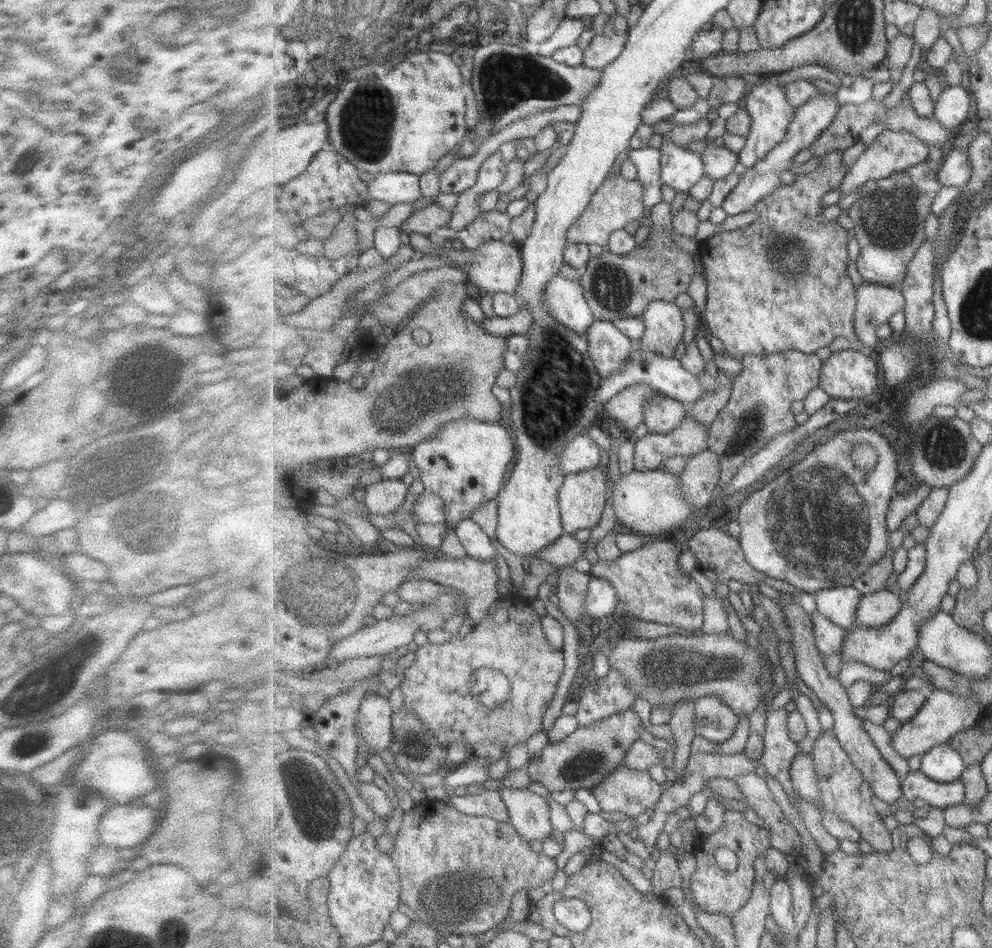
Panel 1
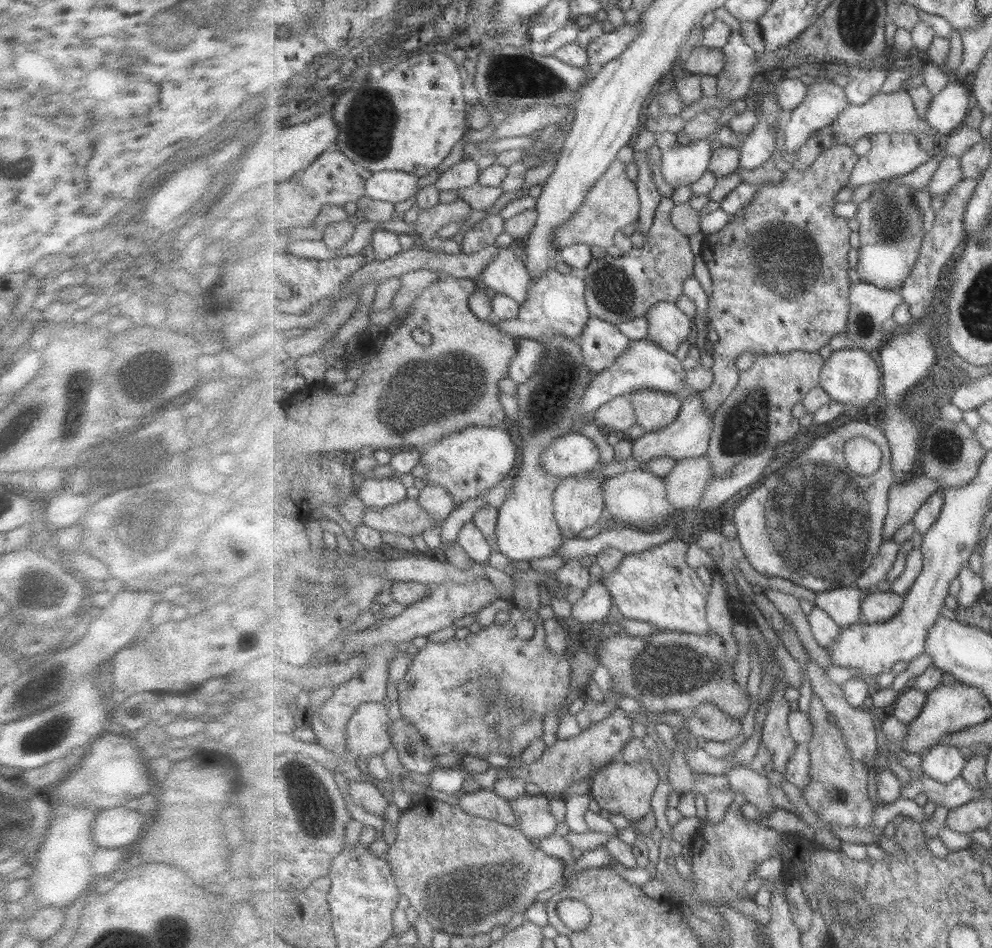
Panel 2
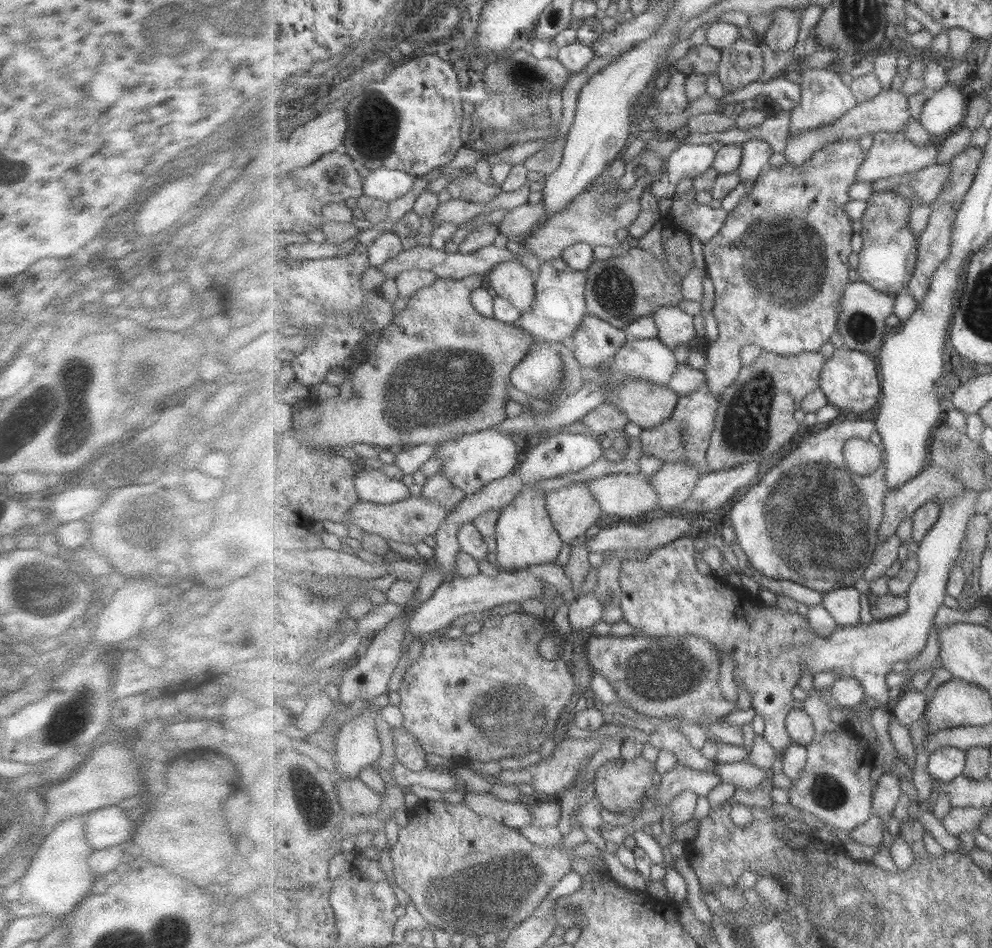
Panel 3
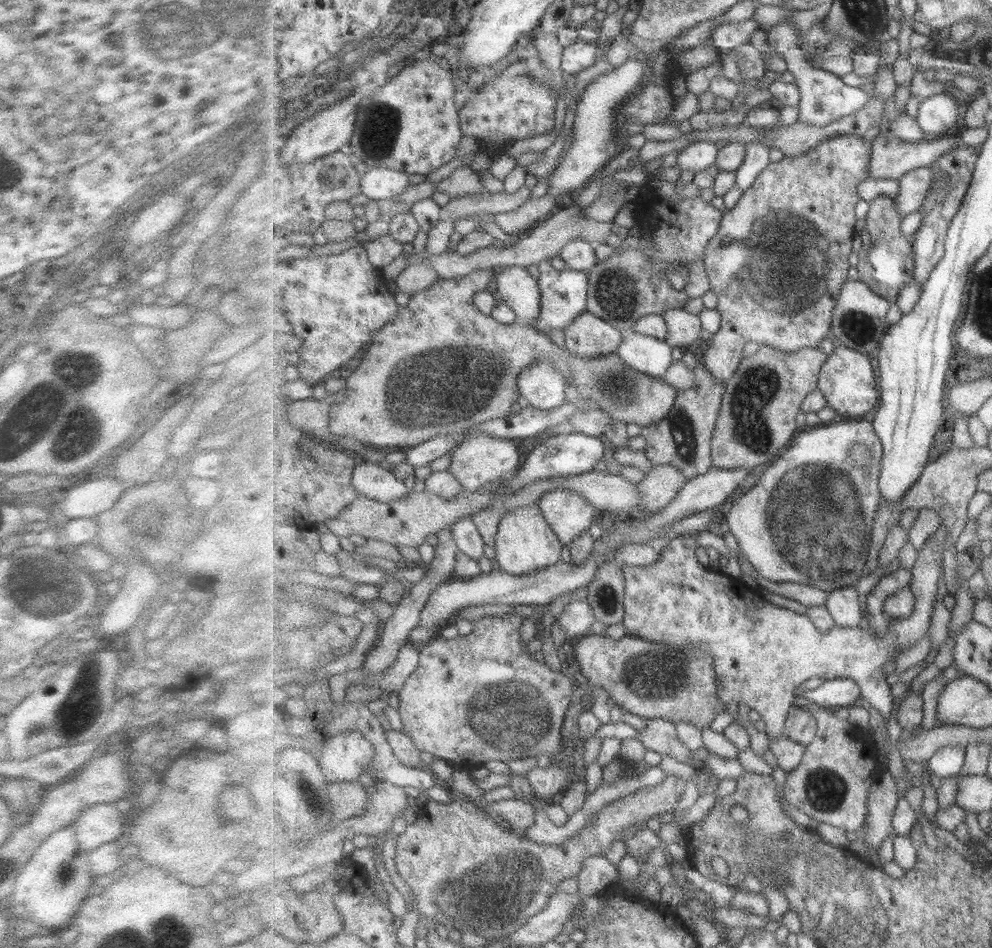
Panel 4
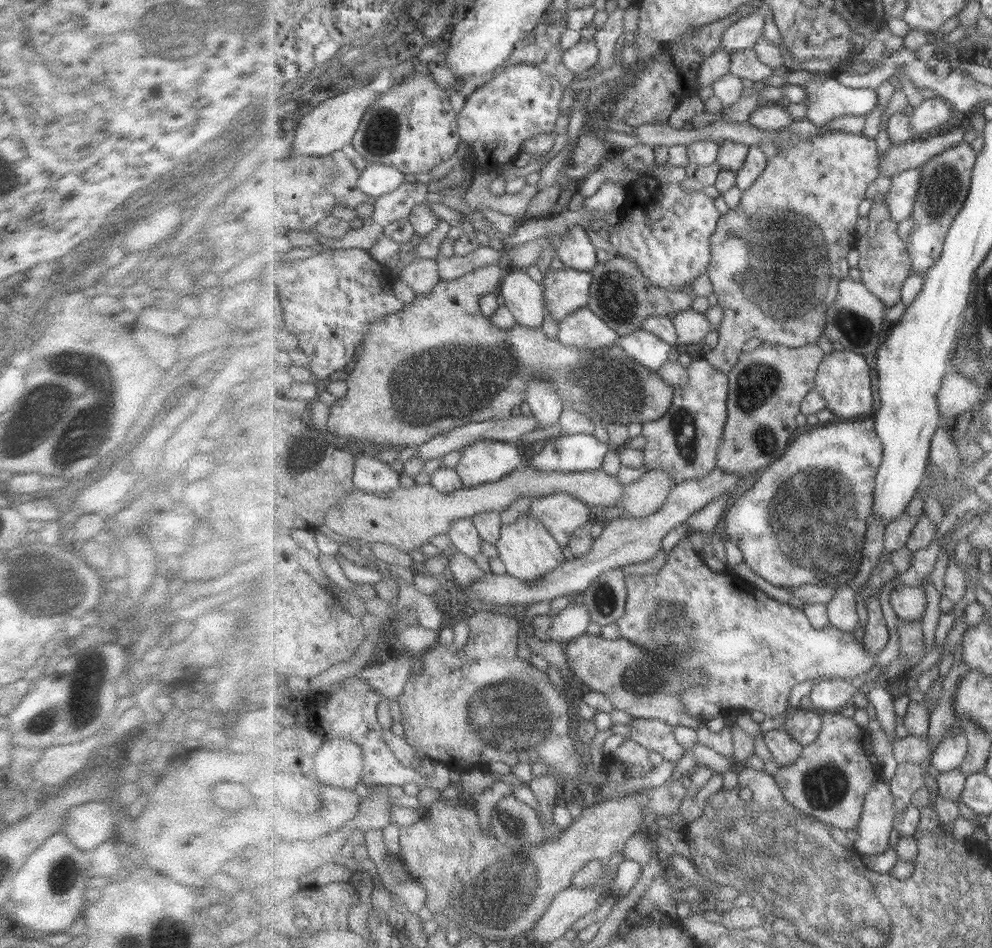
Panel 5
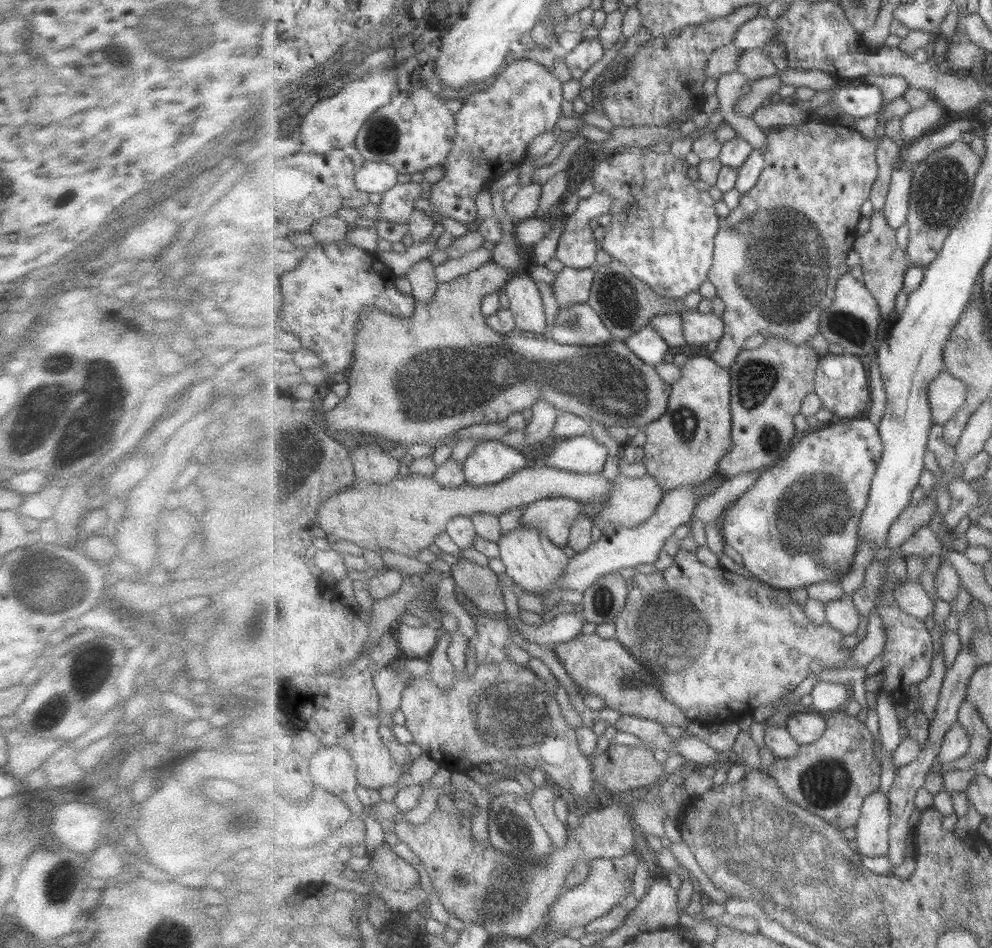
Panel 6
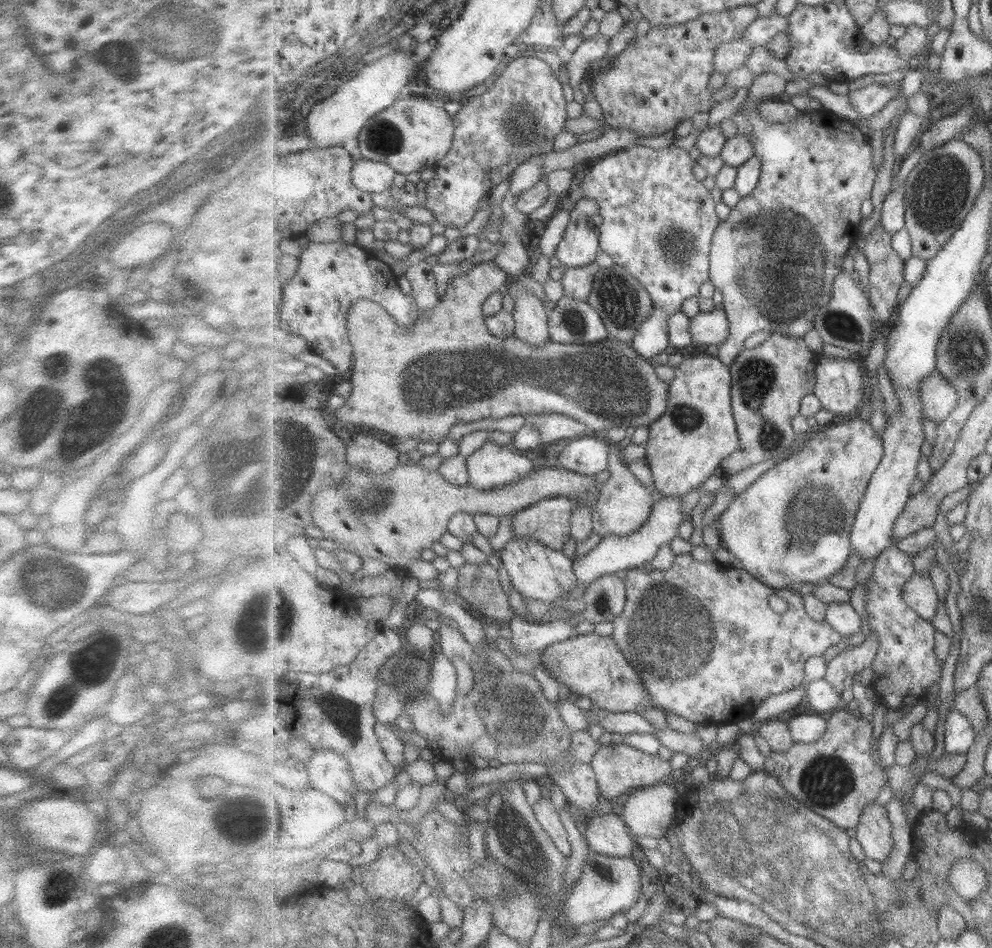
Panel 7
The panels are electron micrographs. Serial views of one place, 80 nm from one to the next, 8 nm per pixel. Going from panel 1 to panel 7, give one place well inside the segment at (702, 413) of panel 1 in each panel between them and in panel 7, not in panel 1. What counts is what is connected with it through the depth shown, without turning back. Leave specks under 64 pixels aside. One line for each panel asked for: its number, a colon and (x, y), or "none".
2: (781, 280)
3: (780, 264)
4: (777, 265)
5: (779, 256)
6: (779, 255)
7: (775, 259)

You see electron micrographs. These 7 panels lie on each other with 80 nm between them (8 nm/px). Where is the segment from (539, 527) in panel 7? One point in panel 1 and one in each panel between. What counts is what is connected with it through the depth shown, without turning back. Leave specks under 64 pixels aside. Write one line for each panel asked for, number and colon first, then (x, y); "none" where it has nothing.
1: (583, 497)
2: (579, 501)
3: (573, 508)
4: (570, 514)
5: (563, 514)
6: (556, 516)

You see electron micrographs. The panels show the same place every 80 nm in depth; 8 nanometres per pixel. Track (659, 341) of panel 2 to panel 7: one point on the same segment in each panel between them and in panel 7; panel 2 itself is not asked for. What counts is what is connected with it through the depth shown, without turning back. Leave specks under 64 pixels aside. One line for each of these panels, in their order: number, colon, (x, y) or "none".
3: (675, 327)
4: (684, 328)
5: (692, 327)
6: (699, 328)
7: (712, 327)

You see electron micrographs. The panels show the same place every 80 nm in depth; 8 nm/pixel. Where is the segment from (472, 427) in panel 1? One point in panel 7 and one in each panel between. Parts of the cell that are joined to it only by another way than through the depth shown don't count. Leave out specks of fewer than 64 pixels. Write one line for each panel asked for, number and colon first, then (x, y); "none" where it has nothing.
2: (468, 463)
3: (473, 460)
4: (481, 460)
5: (487, 461)
6: (491, 462)
7: (492, 466)

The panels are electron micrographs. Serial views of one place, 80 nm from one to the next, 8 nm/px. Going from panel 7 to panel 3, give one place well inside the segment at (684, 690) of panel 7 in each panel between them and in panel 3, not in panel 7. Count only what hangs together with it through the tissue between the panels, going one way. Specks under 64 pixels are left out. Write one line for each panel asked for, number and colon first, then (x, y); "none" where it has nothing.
3: (665, 596)
4: (762, 652)
5: (753, 650)
6: (720, 646)

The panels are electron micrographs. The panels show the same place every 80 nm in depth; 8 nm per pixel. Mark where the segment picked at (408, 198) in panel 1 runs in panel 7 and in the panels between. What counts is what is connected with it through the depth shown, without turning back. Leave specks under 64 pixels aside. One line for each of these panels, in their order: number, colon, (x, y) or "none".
2: (390, 186)
3: (384, 184)
4: (379, 183)
5: (377, 180)
6: (373, 177)
7: (371, 176)

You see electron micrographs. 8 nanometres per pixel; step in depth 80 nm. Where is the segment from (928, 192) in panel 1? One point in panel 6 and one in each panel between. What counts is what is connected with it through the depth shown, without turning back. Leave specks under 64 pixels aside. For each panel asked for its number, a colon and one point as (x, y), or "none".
2: (891, 233)
3: (887, 260)
4: (886, 262)
5: (884, 264)
6: (883, 264)

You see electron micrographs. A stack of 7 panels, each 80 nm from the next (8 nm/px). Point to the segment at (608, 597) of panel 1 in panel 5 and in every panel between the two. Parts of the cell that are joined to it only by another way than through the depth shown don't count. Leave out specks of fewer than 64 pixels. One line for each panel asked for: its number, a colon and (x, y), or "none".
2: (595, 606)
3: (585, 611)
4: (576, 620)
5: (573, 621)

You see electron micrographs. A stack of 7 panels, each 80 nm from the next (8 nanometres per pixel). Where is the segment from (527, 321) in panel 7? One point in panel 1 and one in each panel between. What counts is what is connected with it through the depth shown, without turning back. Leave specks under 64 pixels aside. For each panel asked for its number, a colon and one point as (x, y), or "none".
1: (496, 266)
2: (507, 275)
3: (511, 280)
4: (517, 288)
5: (524, 297)
6: (526, 303)

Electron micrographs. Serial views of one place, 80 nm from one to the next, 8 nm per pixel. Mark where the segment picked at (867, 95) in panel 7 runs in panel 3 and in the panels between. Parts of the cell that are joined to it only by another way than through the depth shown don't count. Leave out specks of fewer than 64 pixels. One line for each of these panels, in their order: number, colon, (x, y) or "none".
3: (825, 97)
4: (824, 97)
5: (827, 99)
6: (864, 100)

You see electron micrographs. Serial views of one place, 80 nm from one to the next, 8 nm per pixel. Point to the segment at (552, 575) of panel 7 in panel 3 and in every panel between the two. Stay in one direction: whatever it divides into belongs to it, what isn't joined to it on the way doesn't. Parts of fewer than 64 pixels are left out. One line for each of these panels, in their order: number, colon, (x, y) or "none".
3: (526, 536)
4: (525, 543)
5: (529, 552)
6: (535, 563)

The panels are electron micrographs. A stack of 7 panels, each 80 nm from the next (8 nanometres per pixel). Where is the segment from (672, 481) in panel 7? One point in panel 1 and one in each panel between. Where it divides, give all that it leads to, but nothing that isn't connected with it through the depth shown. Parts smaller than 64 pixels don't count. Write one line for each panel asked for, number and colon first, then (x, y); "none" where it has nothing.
1: (691, 438)
2: (688, 437)
3: (685, 437)
4: (685, 444)
5: (685, 443)
6: (685, 447)

